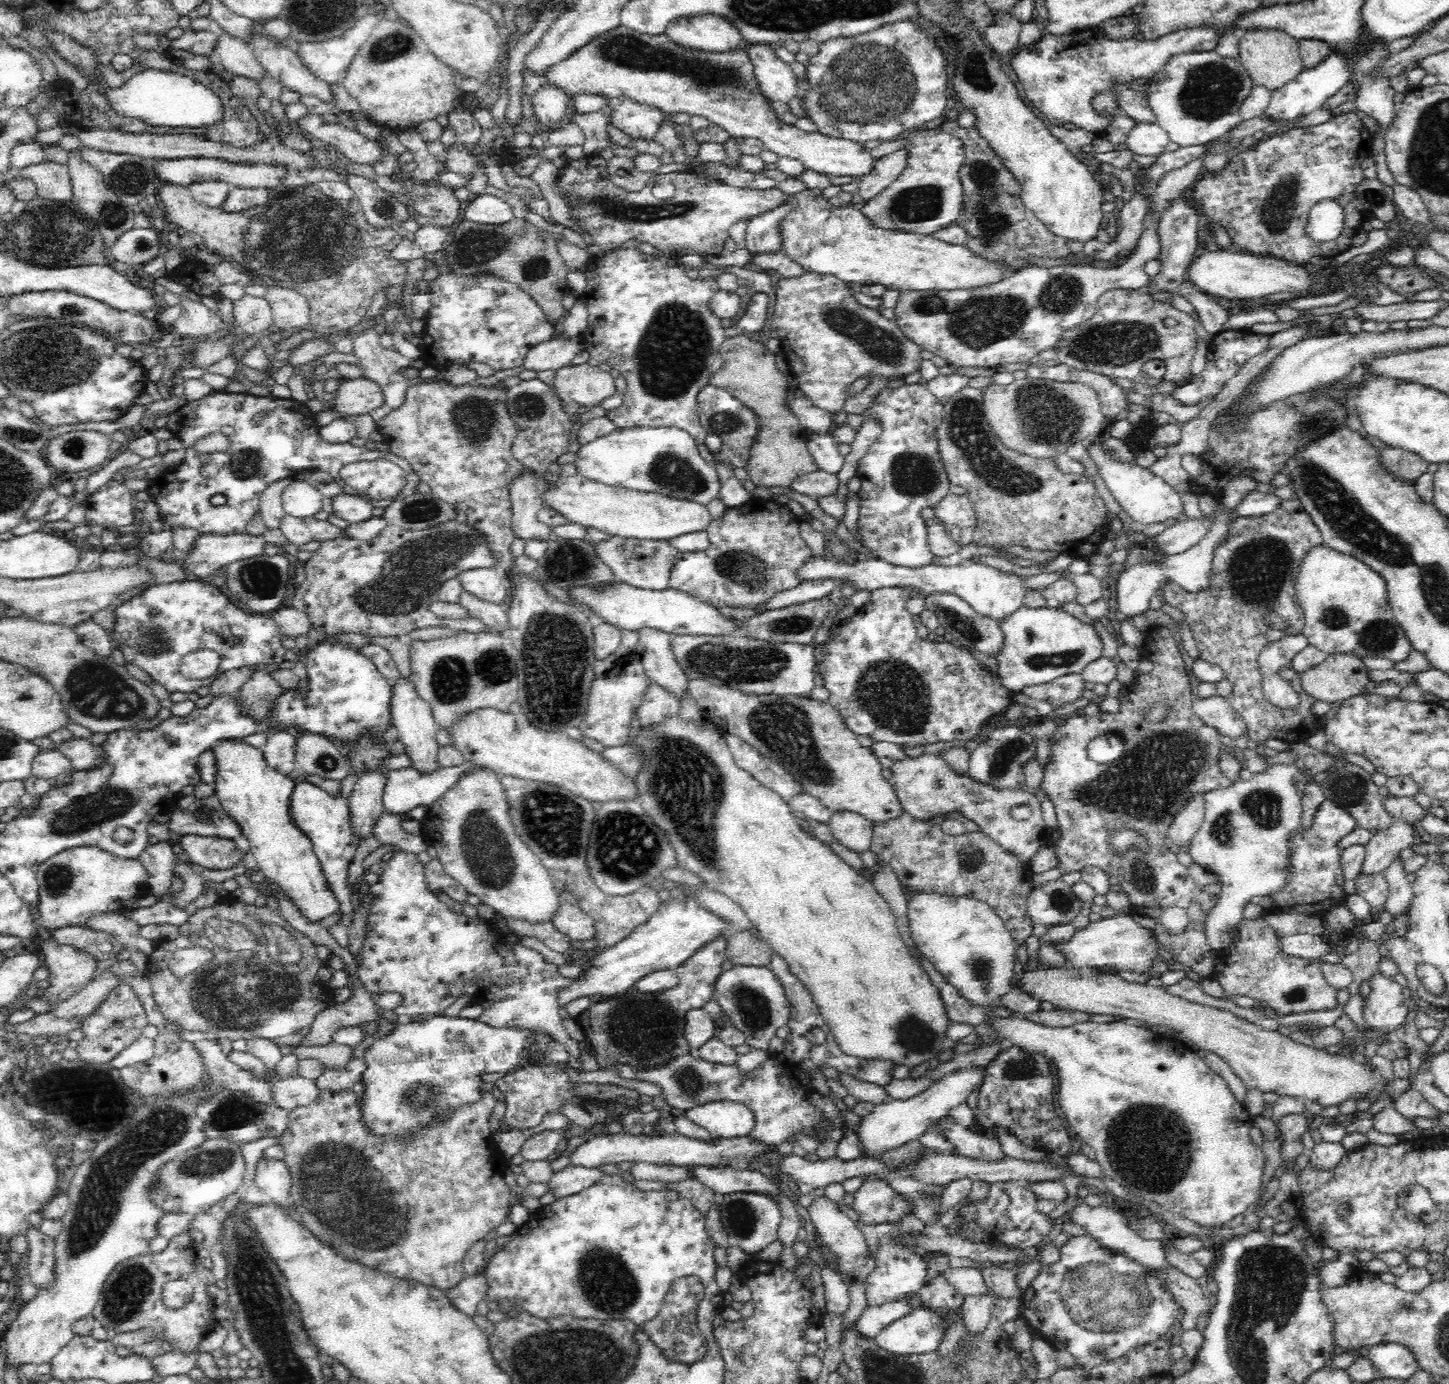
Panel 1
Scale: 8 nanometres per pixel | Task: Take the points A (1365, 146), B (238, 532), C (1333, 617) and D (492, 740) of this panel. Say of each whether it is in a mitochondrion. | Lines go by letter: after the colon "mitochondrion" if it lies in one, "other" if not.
A: other
B: other
C: mitochondrion
D: other

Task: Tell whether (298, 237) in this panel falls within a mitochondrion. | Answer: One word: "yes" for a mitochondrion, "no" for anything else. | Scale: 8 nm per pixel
yes

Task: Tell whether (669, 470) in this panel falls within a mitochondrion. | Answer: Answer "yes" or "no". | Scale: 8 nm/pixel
yes

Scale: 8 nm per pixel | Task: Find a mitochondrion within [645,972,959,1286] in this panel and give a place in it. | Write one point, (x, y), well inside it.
(753, 1008)

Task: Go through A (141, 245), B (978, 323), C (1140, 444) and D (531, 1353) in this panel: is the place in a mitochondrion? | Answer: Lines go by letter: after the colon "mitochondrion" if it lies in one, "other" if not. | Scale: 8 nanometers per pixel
A: mitochondrion
B: mitochondrion
C: other
D: mitochondrion

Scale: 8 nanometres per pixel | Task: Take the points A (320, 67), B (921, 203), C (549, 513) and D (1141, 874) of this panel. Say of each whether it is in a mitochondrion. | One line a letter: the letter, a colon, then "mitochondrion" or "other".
A: other
B: mitochondrion
C: other
D: mitochondrion

